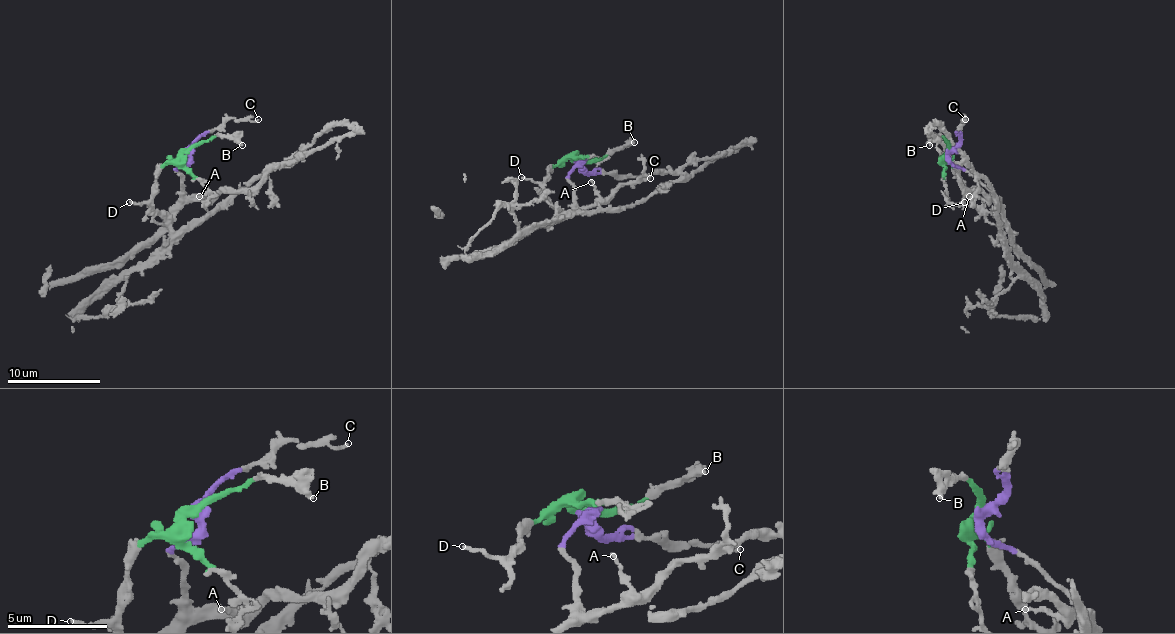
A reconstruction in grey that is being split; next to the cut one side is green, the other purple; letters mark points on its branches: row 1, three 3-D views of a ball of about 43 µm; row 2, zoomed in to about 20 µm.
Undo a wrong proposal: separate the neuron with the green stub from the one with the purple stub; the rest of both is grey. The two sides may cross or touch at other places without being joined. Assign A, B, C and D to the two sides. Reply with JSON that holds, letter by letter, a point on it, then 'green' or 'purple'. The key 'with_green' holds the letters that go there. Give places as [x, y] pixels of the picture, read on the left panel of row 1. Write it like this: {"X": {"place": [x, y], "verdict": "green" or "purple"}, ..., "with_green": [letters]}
{"A": {"place": [199, 196], "verdict": "purple"}, "B": {"place": [242, 145], "verdict": "green"}, "C": {"place": [258, 119], "verdict": "purple"}, "D": {"place": [129, 202], "verdict": "green"}, "with_green": ["B", "D"]}

